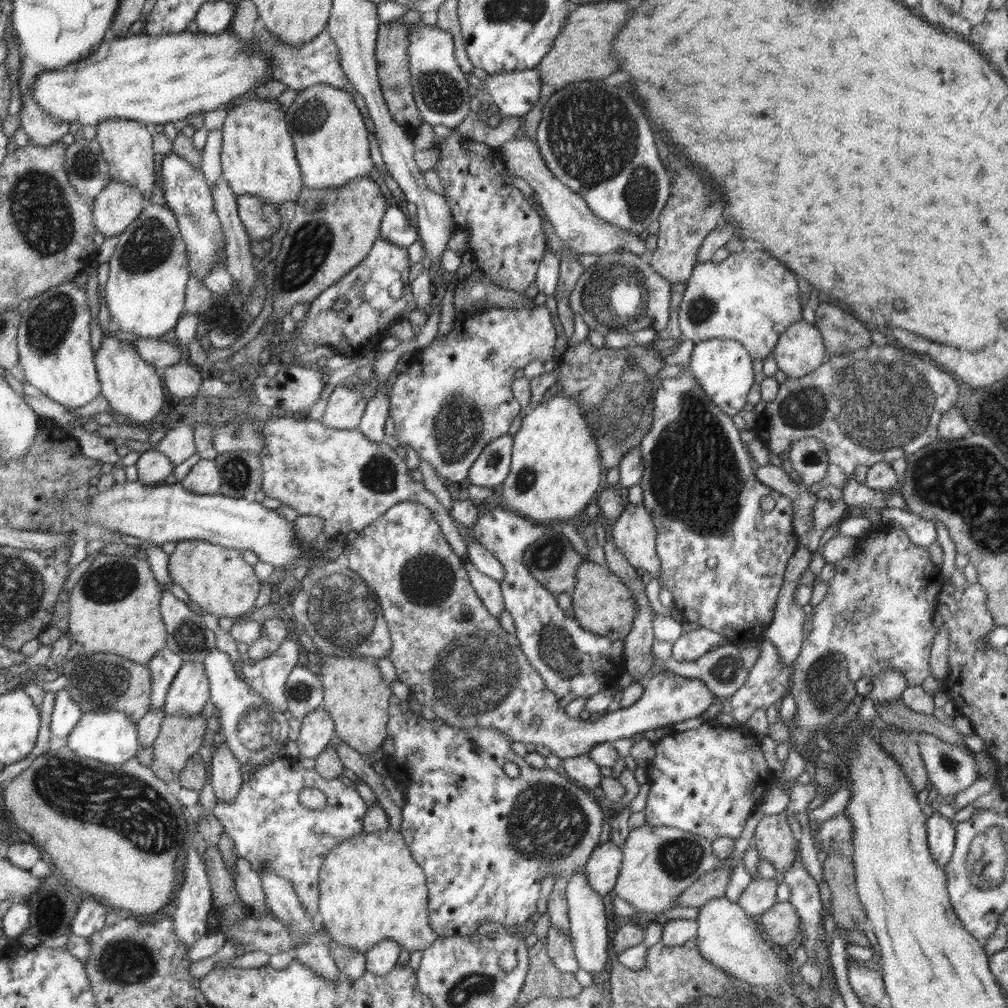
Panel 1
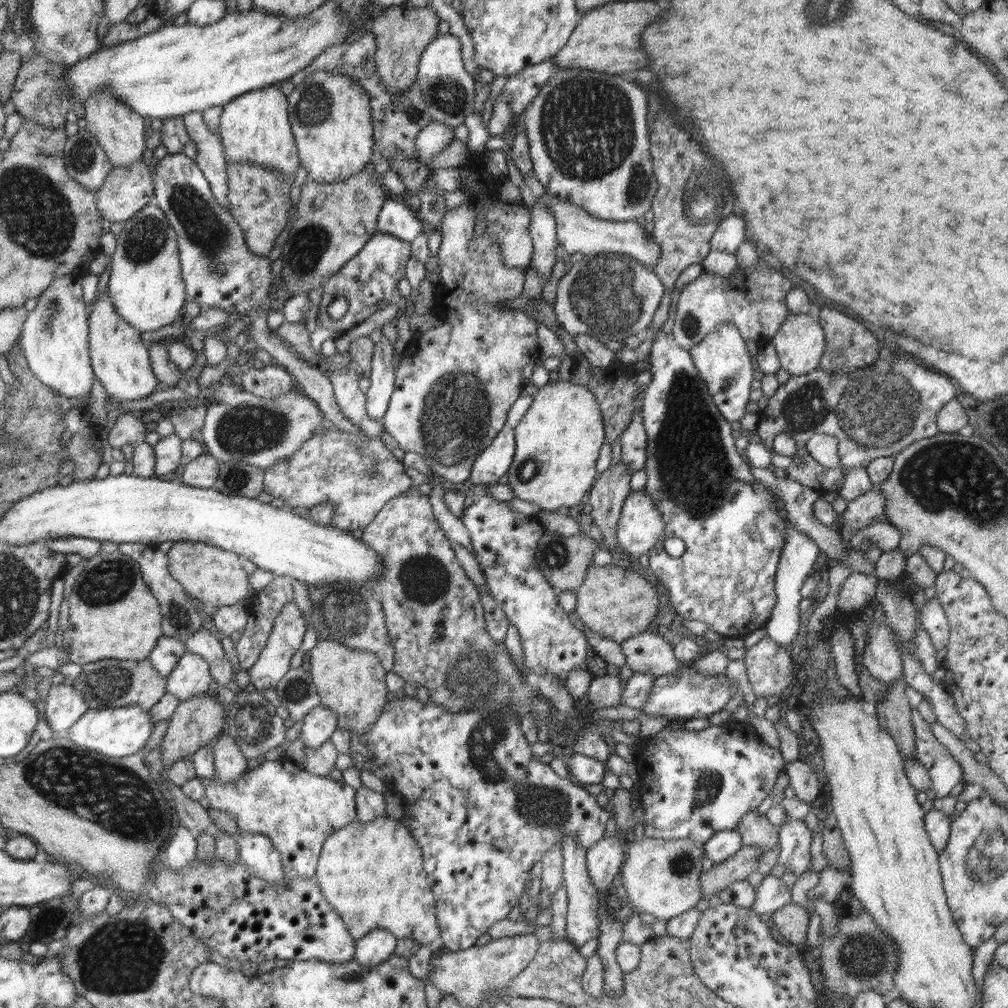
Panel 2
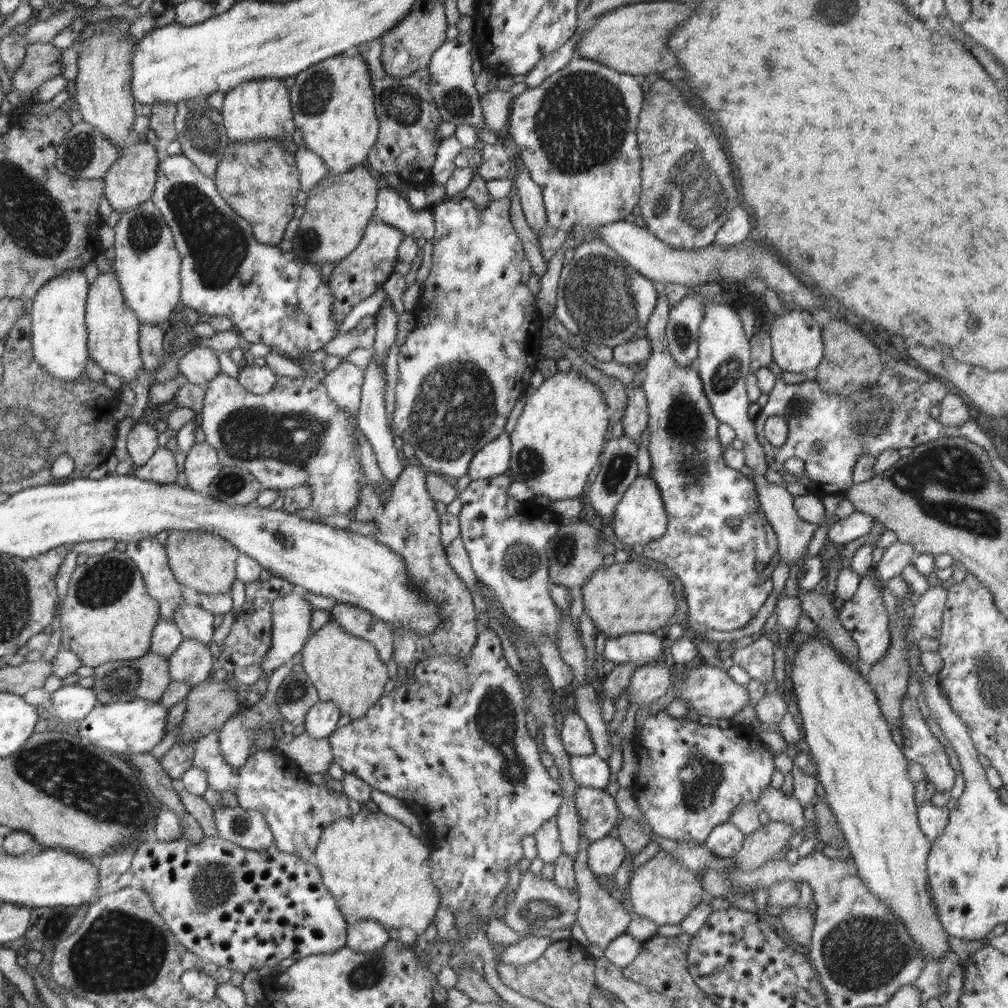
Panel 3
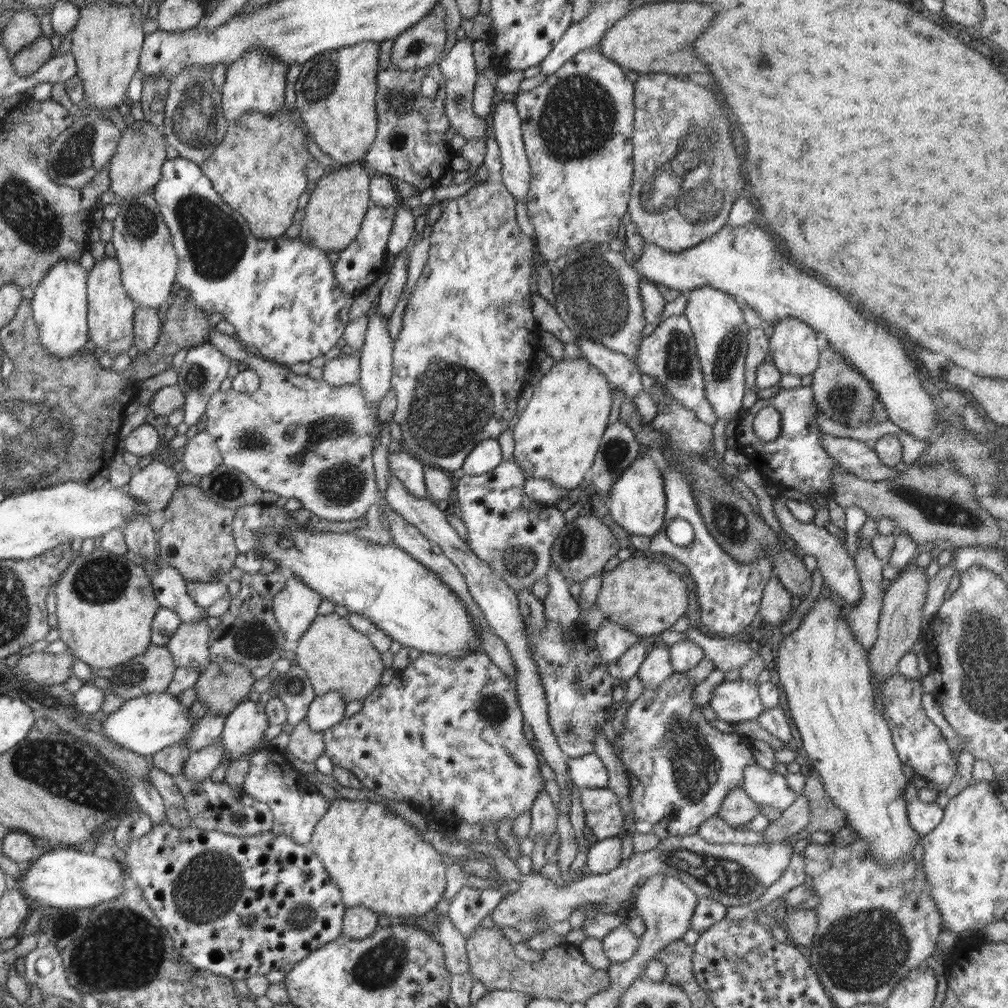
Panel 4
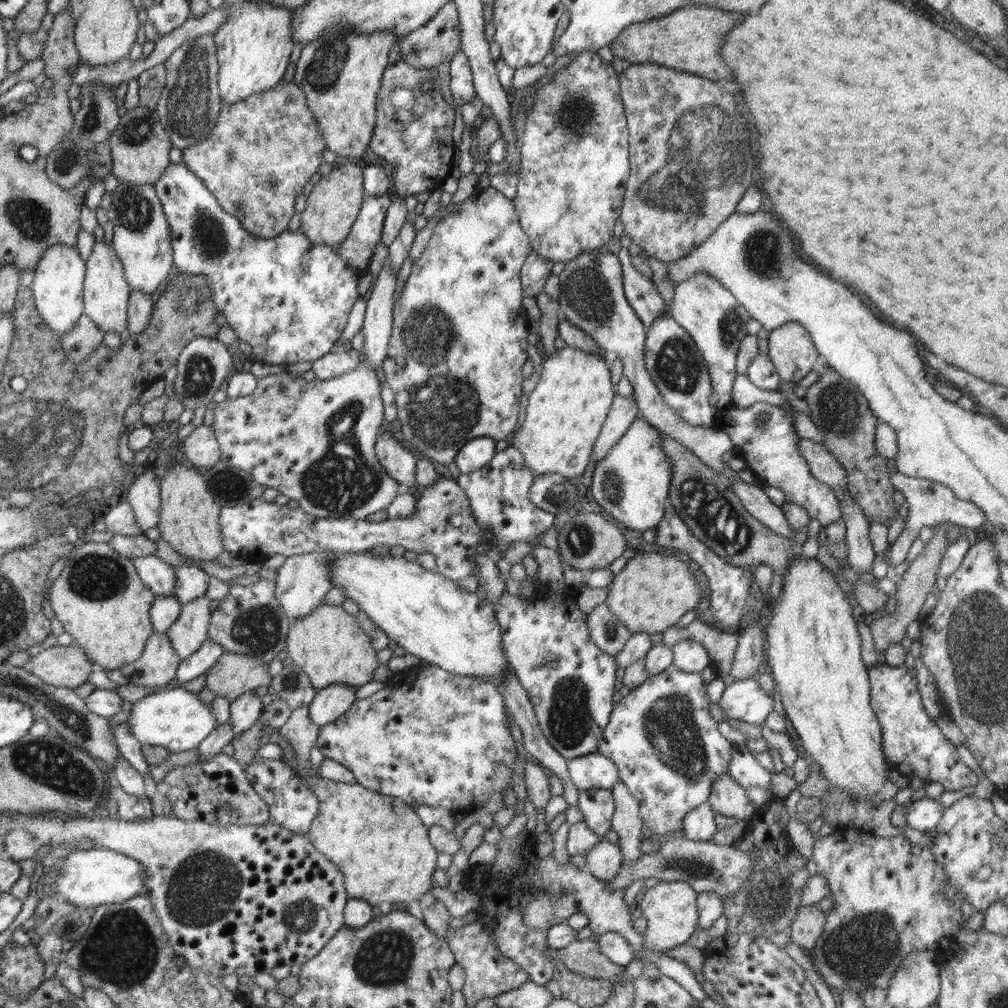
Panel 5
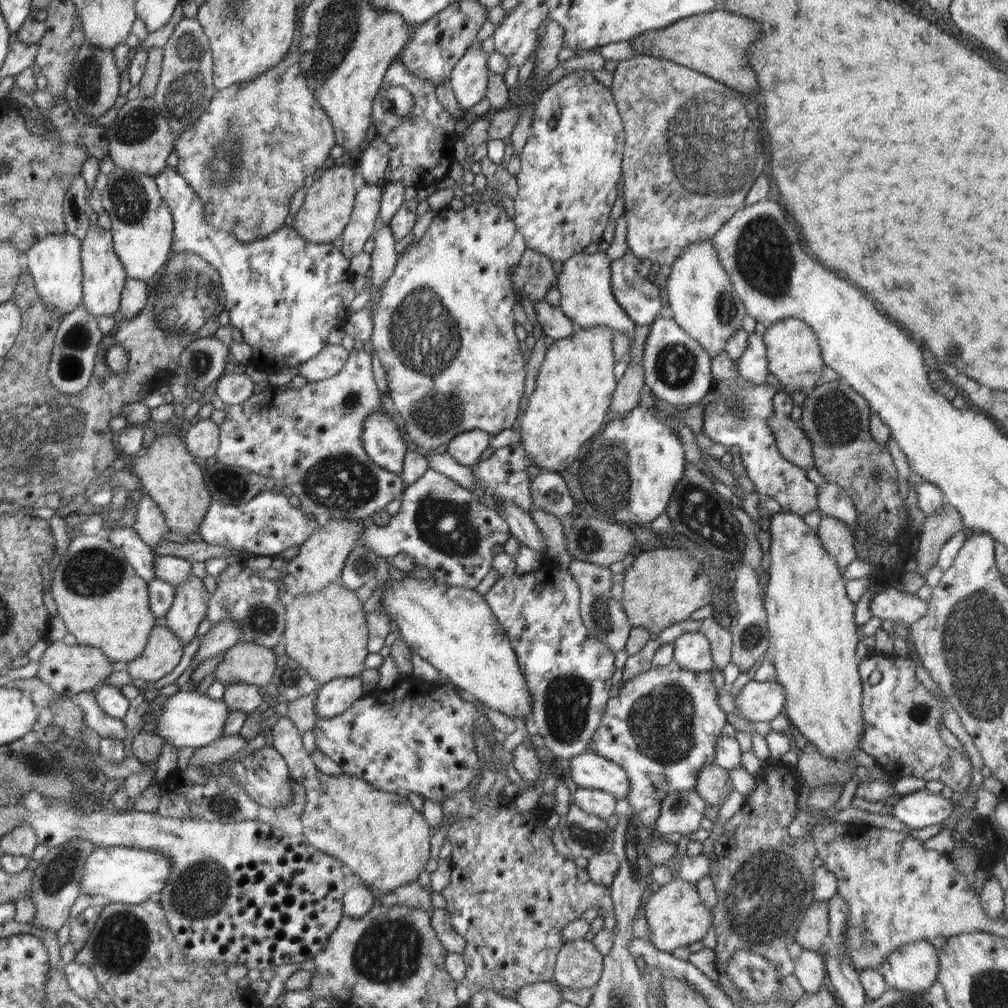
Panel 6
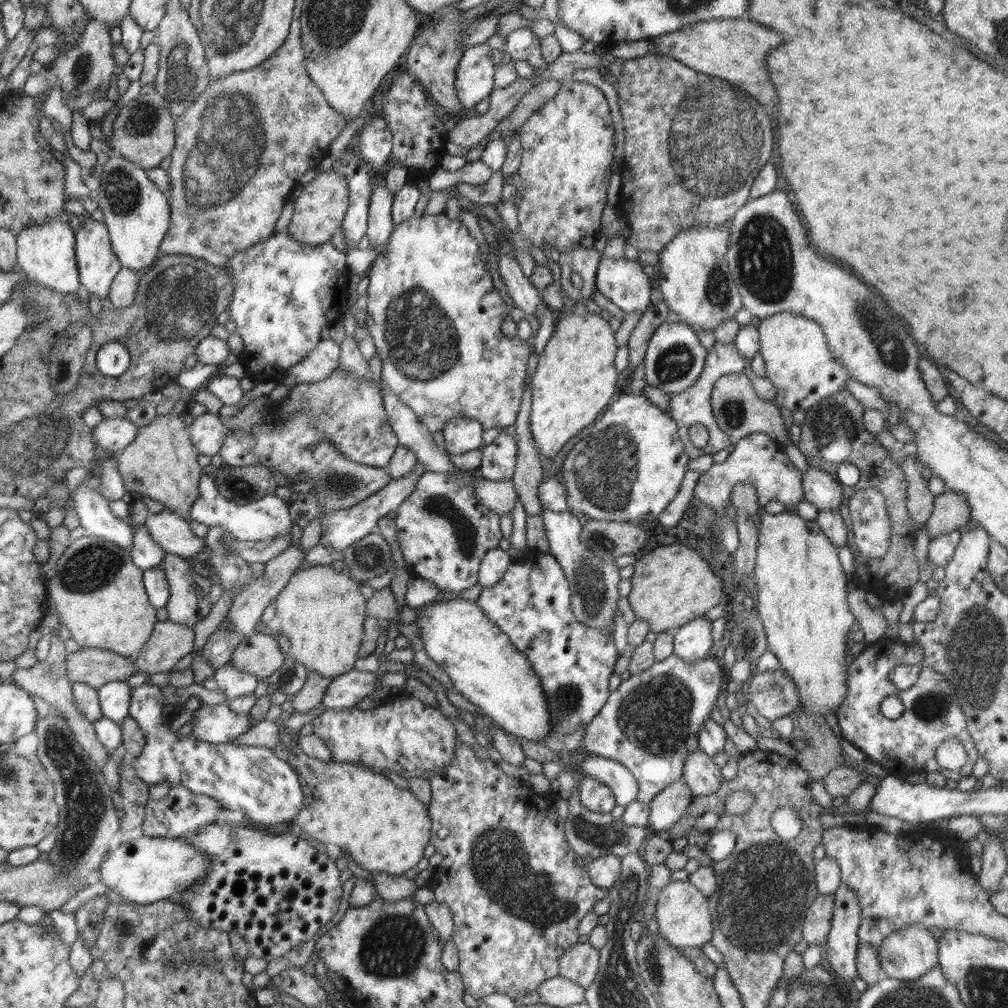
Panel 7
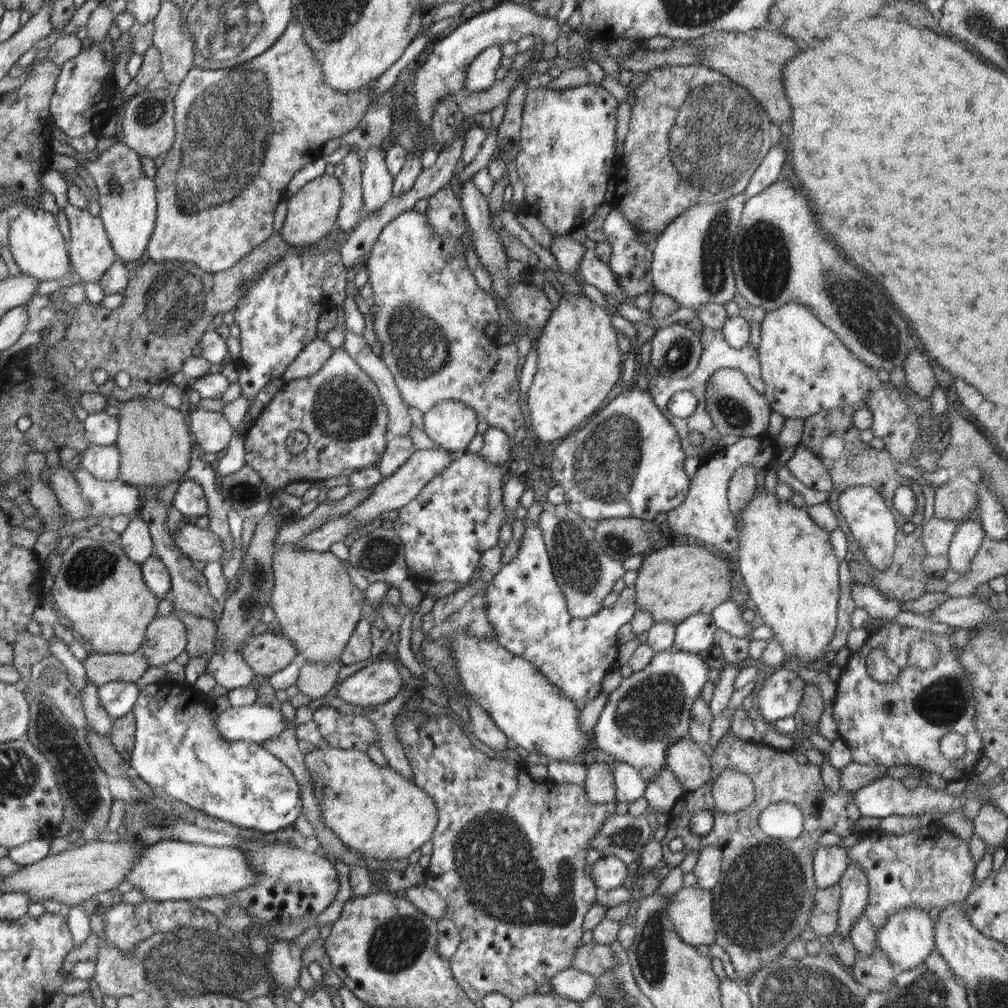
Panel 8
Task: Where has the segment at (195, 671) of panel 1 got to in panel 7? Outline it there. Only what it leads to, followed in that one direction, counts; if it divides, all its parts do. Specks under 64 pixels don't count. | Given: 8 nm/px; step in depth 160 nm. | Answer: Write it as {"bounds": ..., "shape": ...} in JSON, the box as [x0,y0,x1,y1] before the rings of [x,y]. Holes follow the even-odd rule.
{"bounds":[159,553,211,628],"shape":[[[166,553],[159,564],[169,584],[168,620],[193,628],[211,609],[211,581],[188,560]]]}

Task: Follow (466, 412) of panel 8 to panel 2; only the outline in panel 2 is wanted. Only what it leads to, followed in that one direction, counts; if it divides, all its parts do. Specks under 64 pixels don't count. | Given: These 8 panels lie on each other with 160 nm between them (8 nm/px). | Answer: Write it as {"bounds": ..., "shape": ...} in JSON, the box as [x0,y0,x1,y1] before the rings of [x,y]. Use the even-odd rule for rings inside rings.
{"bounds":[469,396,533,485],"shape":[[[519,396],[510,407],[504,428],[476,458],[469,479],[474,485],[504,481],[515,456],[515,428],[532,404],[533,396]]]}

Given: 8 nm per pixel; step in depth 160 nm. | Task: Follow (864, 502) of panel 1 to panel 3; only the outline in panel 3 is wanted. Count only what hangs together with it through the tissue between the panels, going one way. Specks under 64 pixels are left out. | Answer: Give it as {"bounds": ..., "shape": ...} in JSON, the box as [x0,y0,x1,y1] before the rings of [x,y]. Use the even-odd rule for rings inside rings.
{"bounds":[827,510,874,549],"shape":[[[855,510],[850,516],[839,519],[830,526],[827,531],[827,539],[839,549],[839,547],[847,545],[848,542],[868,534],[874,526],[874,521],[871,516]]]}

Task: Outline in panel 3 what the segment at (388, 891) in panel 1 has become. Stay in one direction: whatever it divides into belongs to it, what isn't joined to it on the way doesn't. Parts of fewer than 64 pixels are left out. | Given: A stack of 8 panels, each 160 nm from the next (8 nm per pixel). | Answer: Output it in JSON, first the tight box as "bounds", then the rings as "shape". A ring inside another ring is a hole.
{"bounds":[312,809,441,939],"shape":[[[362,809],[346,818],[336,819],[324,827],[314,849],[312,862],[320,871],[324,886],[330,891],[347,923],[360,919],[374,919],[388,931],[405,926],[422,939],[428,925],[433,922],[441,904],[440,891],[431,881],[431,850],[420,838],[412,835],[411,829],[382,811]]]}

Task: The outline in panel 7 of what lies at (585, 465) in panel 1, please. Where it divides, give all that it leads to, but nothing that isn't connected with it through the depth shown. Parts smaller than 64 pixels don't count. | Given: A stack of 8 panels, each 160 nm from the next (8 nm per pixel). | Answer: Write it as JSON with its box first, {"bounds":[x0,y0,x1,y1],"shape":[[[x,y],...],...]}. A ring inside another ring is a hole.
{"bounds":[530,312,622,461],"shape":[[[561,312],[560,320],[556,323],[543,353],[537,357],[538,365],[531,383],[530,430],[536,448],[543,458],[552,461],[568,440],[581,430],[590,428],[620,392],[622,374],[618,374],[615,369],[615,354],[618,346],[614,334],[609,322],[596,313]]]}

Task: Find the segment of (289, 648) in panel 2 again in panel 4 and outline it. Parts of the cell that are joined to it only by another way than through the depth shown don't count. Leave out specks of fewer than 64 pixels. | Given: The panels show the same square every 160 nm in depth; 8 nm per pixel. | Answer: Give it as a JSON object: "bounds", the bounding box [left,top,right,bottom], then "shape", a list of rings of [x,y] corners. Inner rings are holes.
{"bounds":[273,573,323,647],"shape":[[[286,573],[286,577],[284,588],[274,595],[273,613],[290,647],[314,622],[323,598],[296,575]]]}

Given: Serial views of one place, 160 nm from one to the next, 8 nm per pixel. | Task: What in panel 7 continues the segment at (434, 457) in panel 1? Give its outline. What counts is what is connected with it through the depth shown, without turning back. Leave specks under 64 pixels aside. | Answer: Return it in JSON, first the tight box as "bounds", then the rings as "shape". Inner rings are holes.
{"bounds":[366,212,531,432],"shape":[[[445,212],[436,216],[412,216],[406,222],[395,226],[386,244],[386,250],[378,256],[368,268],[369,287],[367,288],[366,328],[374,341],[377,354],[382,361],[381,380],[386,383],[398,400],[414,411],[418,420],[431,432],[438,432],[444,428],[445,422],[454,417],[466,417],[480,422],[483,430],[487,428],[508,428],[514,426],[521,407],[521,398],[525,390],[526,366],[531,358],[528,343],[519,339],[507,338],[500,329],[505,318],[510,315],[508,306],[504,303],[498,289],[494,287],[490,271],[484,267],[481,258],[480,244],[473,238],[467,227],[457,220],[450,220]]]}

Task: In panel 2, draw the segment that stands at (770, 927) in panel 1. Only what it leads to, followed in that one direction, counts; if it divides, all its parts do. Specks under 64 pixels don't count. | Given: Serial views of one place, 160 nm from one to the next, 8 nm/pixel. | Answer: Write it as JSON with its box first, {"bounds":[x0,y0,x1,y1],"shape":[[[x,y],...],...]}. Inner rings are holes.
{"bounds":[770,902,811,949],"shape":[[[790,902],[773,912],[770,923],[790,942],[792,948],[804,949],[807,942],[808,922],[811,915],[806,907]]]}

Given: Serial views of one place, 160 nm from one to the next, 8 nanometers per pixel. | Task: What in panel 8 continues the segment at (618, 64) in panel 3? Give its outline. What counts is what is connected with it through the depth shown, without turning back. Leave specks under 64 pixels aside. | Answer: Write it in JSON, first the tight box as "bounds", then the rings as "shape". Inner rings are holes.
{"bounds":[684,28,798,123],"shape":[[[752,28],[748,32],[709,32],[700,38],[684,40],[701,50],[699,64],[721,72],[724,76],[743,86],[767,112],[772,123],[790,122],[792,110],[788,104],[783,85],[783,68],[788,58],[792,60],[798,54],[794,40],[782,36],[774,28]]]}

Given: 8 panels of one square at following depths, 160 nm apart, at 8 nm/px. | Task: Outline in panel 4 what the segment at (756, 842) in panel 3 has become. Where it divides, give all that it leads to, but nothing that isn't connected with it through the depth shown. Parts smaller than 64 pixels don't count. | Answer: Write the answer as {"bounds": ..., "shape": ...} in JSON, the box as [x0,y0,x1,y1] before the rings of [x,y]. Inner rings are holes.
{"bounds":[760,795,811,843],"shape":[[[798,795],[796,802],[782,812],[776,821],[770,824],[763,832],[763,840],[760,843],[784,843],[785,838],[802,832],[811,821],[808,800],[803,795]]]}

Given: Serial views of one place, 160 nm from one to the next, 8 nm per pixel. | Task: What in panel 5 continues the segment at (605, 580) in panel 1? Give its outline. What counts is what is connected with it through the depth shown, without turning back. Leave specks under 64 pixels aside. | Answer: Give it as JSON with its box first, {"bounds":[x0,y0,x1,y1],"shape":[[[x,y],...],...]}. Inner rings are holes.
{"bounds":[605,553,700,634],"shape":[[[636,553],[612,579],[605,600],[607,607],[632,633],[658,634],[678,625],[685,612],[696,610],[700,604],[700,589],[688,566],[672,555]]]}

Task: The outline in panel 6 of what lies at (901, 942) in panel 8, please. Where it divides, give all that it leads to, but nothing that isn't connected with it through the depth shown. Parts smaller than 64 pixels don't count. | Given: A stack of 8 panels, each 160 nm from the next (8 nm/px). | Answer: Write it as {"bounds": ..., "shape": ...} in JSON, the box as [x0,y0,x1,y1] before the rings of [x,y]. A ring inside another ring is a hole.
{"bounds":[878,940,938,993],"shape":[[[916,940],[892,950],[878,971],[893,989],[923,993],[937,980],[938,953],[930,941]]]}

